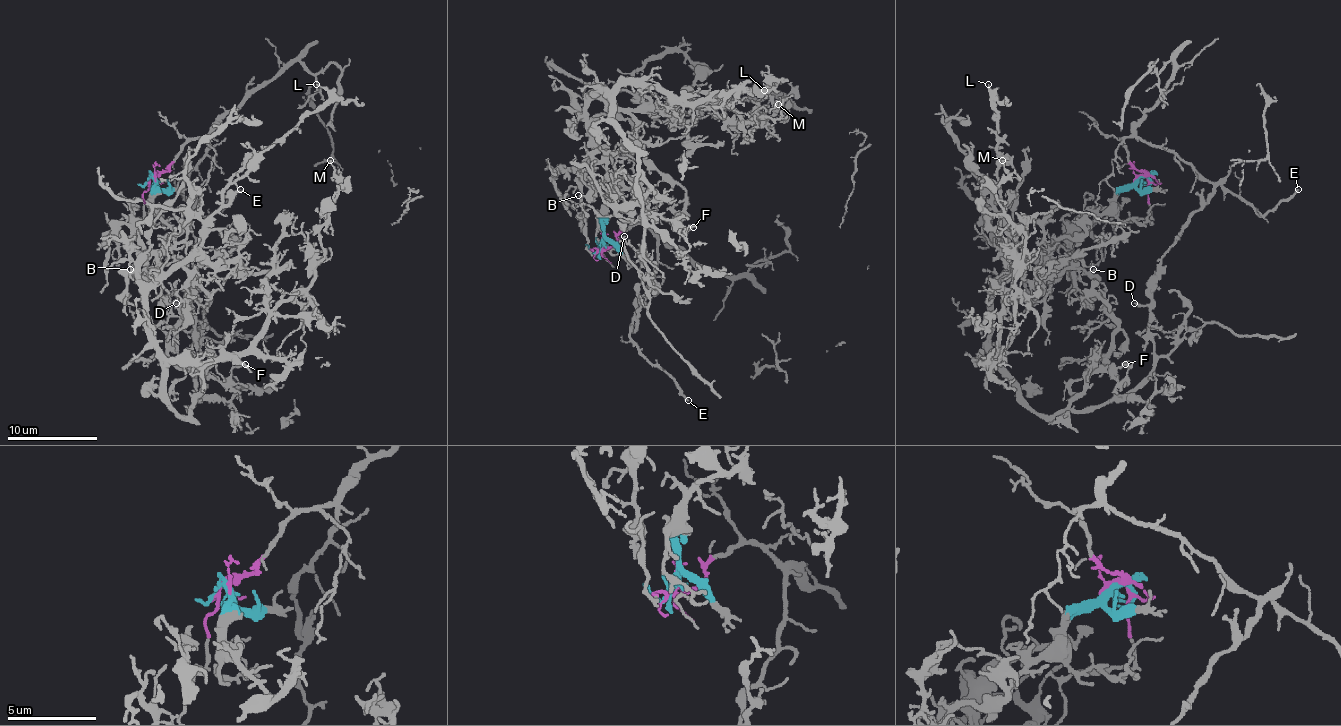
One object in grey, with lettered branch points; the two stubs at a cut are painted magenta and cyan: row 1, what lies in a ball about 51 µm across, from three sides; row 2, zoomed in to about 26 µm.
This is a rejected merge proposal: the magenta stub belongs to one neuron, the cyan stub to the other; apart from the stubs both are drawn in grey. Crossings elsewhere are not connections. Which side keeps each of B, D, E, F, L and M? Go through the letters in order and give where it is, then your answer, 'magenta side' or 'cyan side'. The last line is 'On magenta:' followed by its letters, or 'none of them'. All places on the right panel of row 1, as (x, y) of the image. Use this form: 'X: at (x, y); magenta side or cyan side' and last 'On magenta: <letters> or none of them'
B: at (1093, 269); cyan side
D: at (1134, 303); cyan side
E: at (1298, 189); magenta side
F: at (1125, 364); cyan side
L: at (988, 84); cyan side
M: at (1002, 160); cyan side
On magenta: E

